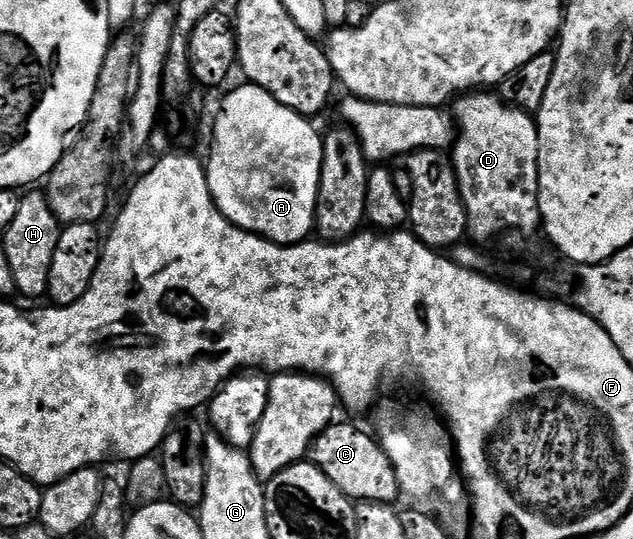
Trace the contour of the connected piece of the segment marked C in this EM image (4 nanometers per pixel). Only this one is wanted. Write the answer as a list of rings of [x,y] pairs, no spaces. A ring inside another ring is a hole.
[[[333,421],[312,442],[310,461],[348,498],[356,502],[395,503],[401,497],[398,476],[379,441],[348,422]]]

